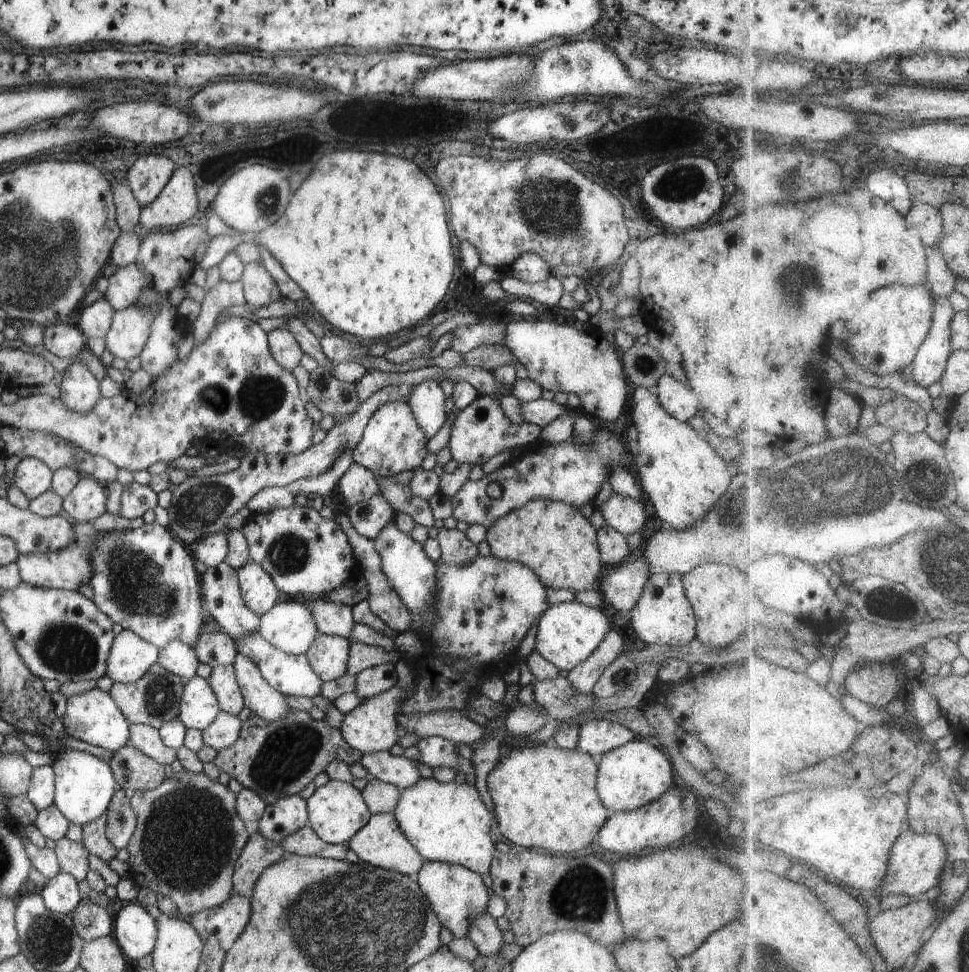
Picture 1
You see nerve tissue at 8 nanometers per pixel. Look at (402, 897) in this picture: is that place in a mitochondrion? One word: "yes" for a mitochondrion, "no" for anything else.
yes

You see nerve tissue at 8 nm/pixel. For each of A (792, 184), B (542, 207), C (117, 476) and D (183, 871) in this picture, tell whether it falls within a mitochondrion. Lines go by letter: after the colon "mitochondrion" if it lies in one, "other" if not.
A: mitochondrion
B: mitochondrion
C: other
D: mitochondrion

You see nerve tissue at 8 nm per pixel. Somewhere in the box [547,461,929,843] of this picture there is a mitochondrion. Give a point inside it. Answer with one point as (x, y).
(882, 604)

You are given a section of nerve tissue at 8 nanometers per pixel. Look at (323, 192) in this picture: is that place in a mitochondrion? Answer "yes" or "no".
no

